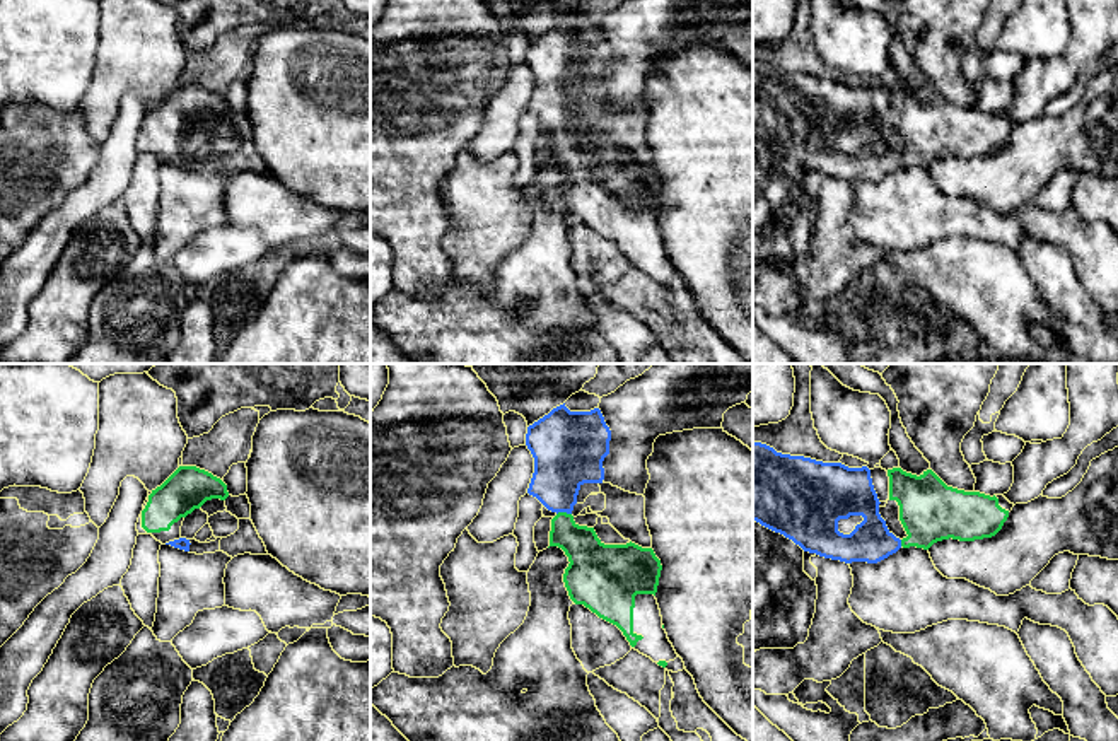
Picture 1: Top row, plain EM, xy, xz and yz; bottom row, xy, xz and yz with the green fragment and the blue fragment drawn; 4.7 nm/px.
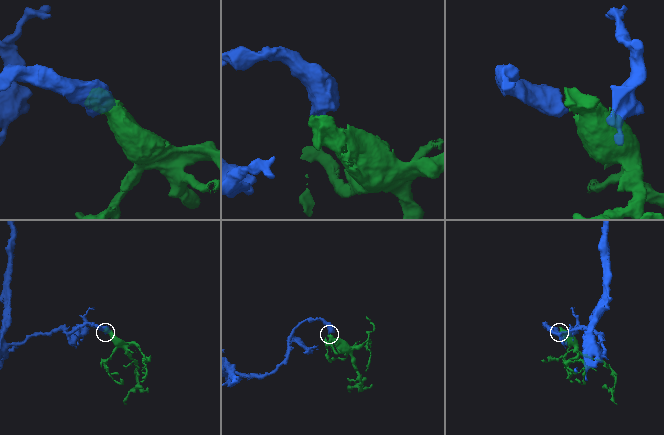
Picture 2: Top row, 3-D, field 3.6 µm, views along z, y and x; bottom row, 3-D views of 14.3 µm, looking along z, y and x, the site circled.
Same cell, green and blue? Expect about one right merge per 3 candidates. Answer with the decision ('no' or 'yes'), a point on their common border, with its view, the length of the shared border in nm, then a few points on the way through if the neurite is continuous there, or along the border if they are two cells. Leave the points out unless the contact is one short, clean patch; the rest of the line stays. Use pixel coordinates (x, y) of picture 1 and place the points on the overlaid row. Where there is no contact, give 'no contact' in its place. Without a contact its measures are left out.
yes | xz (564, 513) | 70 nm | across xz (589, 559), (564, 530), (564, 513), (564, 460)

